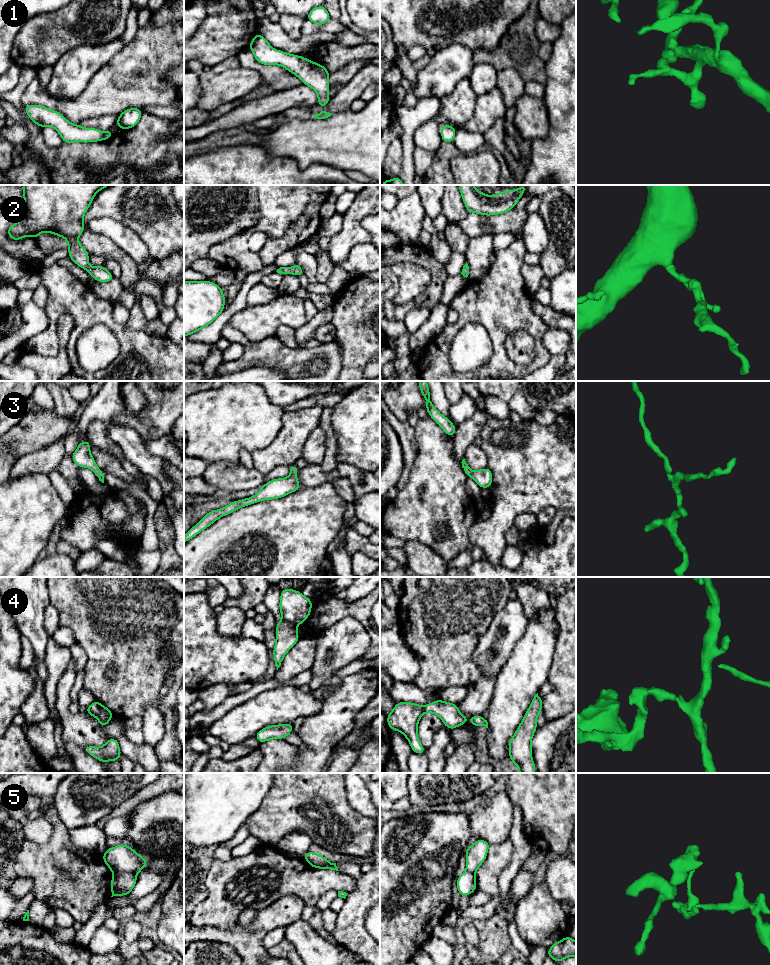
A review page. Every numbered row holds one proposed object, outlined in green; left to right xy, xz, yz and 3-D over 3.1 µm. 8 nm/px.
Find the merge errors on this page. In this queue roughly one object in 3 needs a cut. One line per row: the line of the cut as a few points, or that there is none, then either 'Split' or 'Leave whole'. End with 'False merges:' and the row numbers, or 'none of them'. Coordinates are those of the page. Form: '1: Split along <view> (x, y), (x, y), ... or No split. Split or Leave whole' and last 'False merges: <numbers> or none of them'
1: No split. Leave whole
2: No split. Leave whole
3: No split. Leave whole
4: Split along xz (283, 618), (295, 626). Split
5: Split along xy (113, 872), (133, 872), (135, 874). Split
False merges: 4, 5

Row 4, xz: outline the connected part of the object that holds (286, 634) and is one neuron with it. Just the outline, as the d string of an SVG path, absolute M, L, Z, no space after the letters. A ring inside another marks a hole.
M284 619L278 621L276 626L276 640L273 648L275 665L278 668L287 652L300 639L295 625L290 624Z

